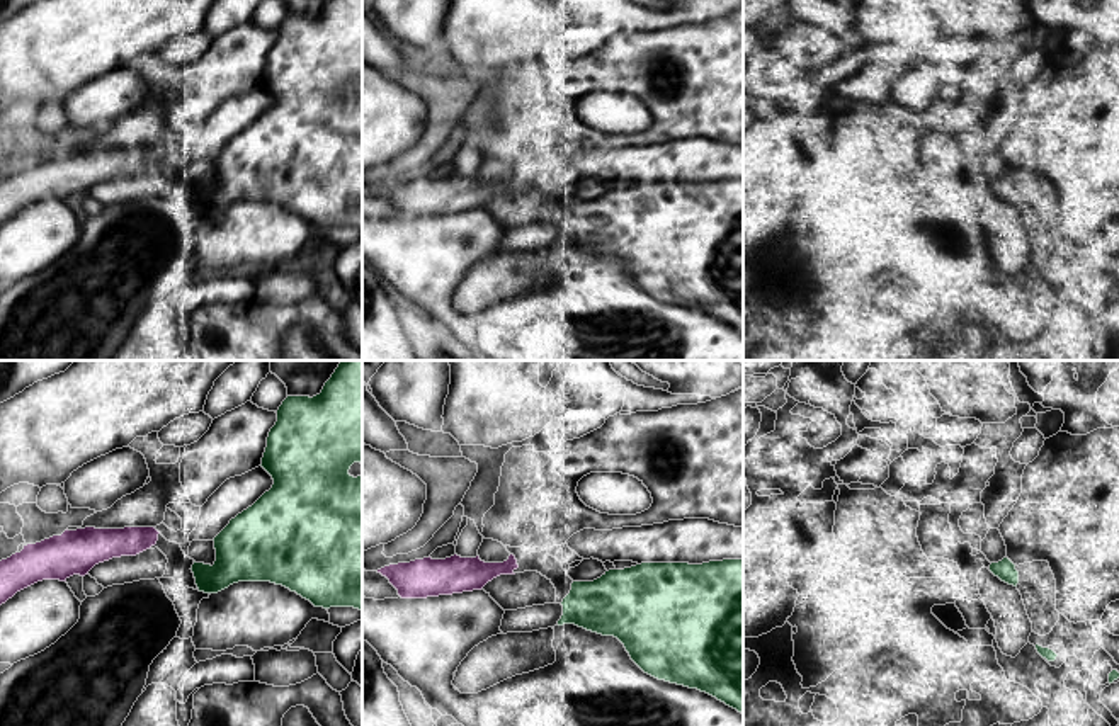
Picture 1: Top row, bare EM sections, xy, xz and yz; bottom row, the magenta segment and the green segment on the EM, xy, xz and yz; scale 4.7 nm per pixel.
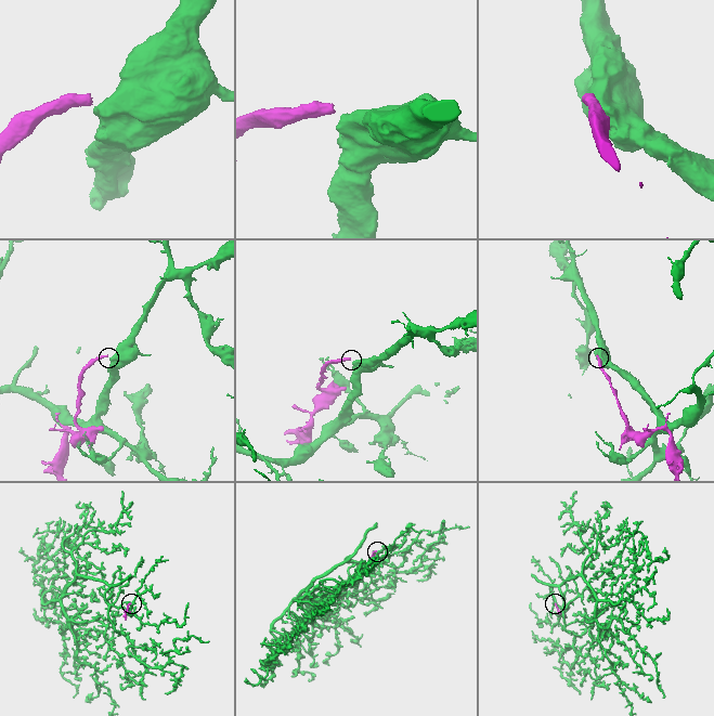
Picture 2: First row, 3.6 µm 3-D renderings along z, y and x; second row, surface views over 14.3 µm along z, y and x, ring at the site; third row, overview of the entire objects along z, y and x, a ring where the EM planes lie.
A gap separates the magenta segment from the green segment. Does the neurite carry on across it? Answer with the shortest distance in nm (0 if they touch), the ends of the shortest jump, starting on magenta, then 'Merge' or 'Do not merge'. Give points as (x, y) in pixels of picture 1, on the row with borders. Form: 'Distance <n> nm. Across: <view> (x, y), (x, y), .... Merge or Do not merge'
Distance 200 nm. Across: xy (155, 543), (194, 561). Do not merge

